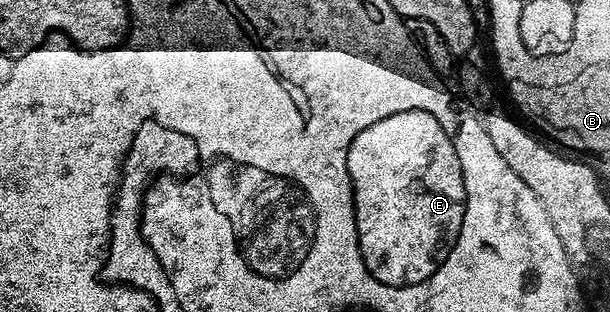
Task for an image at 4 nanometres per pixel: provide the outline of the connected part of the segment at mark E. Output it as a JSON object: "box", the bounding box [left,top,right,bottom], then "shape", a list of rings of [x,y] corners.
{"box":[344,107,468,291],"shape":[[[400,107],[400,111],[388,111],[388,115],[372,119],[372,123],[364,123],[364,127],[360,127],[360,131],[348,139],[348,147],[344,147],[344,183],[348,183],[352,235],[356,235],[356,255],[360,255],[364,275],[368,275],[372,283],[388,287],[388,291],[408,291],[408,287],[424,287],[424,283],[432,283],[432,279],[444,271],[444,263],[452,259],[452,251],[456,251],[456,243],[460,243],[460,235],[464,235],[464,223],[468,223],[468,175],[464,175],[464,159],[460,159],[460,151],[456,151],[452,131],[440,123],[440,115],[436,115],[436,111],[428,111],[428,107]]]}

